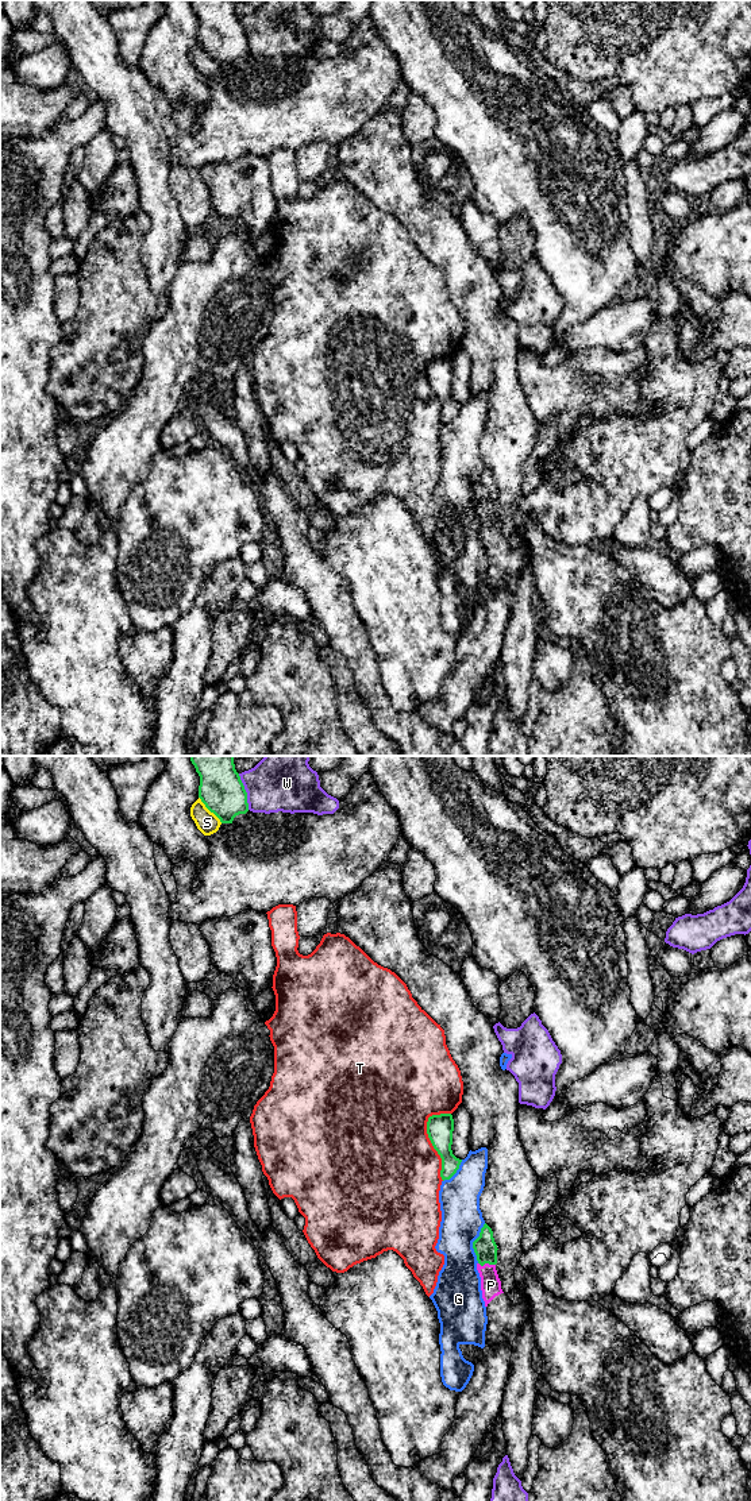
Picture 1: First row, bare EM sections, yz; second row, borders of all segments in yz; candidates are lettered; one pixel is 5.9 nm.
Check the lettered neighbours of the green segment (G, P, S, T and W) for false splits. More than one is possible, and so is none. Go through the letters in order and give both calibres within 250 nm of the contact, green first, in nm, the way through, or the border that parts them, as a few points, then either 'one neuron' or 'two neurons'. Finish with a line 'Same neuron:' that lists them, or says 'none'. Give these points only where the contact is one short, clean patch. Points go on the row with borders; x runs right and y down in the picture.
G: 140 nm thick on the green side, 260 nm on the other; two neurons
P: 140 nm thick on the green side, 130 nm on the other; runs through yz (485, 1247), (486, 1262), (490, 1285); one neuron
S: 260 nm thick on the green side, 140 nm on the other; two neurons
T: 160 nm thick on the green side, 500 nm on the other; two neurons
W: 260 nm thick on the green side, 360 nm on the other; two neurons
Same neuron: P

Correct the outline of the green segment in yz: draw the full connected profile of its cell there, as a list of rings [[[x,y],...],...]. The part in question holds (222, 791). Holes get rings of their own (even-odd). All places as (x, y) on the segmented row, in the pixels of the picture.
[[[190,756],[200,776],[199,798],[222,823],[249,811],[247,792],[235,769],[234,756]]]

